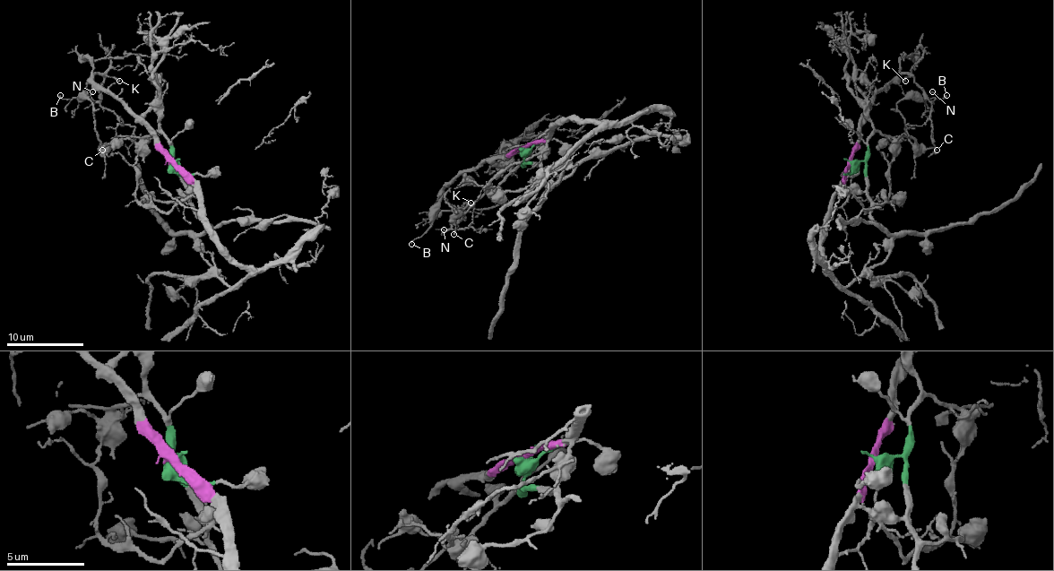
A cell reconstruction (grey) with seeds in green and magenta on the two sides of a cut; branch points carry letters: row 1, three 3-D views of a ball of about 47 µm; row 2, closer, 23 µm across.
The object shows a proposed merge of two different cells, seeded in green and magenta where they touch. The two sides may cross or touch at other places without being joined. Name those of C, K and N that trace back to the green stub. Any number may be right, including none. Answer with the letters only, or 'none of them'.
C

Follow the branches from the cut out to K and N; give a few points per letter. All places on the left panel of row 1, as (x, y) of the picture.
K: (174, 164), (174, 158), (93, 77), (102, 73), (120, 81)
N: (174, 164), (174, 158), (93, 79), (97, 73), (102, 75), (100, 99), (93, 99), (93, 90)

